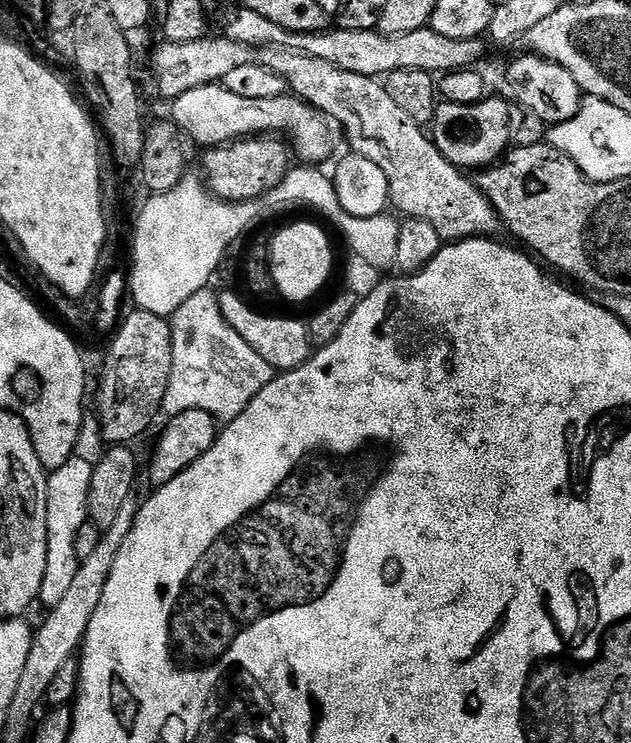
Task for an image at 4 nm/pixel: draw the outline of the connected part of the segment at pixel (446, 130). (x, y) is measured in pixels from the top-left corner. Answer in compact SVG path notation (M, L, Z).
M485 98L477 104L449 104L447 102L437 103L436 117L430 125L430 139L438 146L438 150L449 160L455 168L469 170L483 170L499 161L509 151L508 139L512 136L512 116L508 113L507 99L491 100Z

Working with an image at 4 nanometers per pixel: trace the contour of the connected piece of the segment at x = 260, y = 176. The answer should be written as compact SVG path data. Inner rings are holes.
M268 134L212 146L205 152L208 153L204 156L205 177L203 176L203 179L206 181L208 191L219 200L226 200L233 204L256 202L267 197L268 193L273 192L290 172L289 145L283 139L273 138Z

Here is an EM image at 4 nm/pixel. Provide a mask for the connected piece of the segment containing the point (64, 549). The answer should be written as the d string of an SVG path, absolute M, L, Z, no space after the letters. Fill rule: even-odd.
M83 454L72 456L58 470L48 472L48 485L46 486L46 574L42 574L42 590L40 591L39 603L45 609L58 606L62 602L62 597L68 593L73 579L78 575L80 569L80 559L74 550L74 538L78 538L78 530L89 523L88 503L90 502L90 478L92 477L91 459L87 460Z

